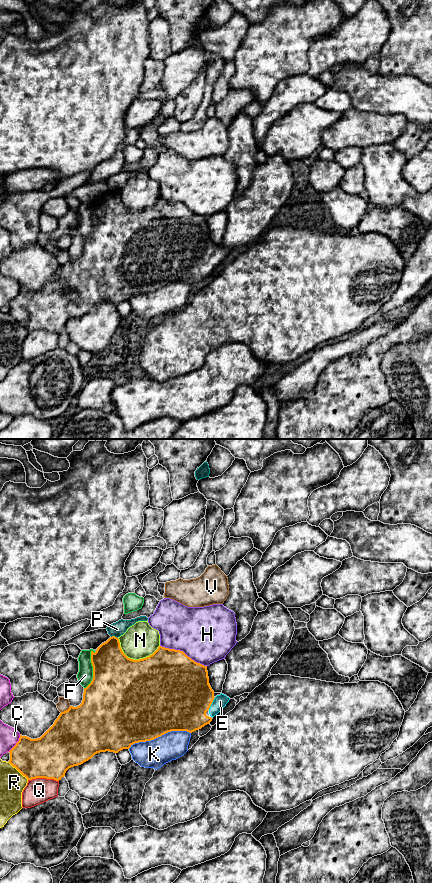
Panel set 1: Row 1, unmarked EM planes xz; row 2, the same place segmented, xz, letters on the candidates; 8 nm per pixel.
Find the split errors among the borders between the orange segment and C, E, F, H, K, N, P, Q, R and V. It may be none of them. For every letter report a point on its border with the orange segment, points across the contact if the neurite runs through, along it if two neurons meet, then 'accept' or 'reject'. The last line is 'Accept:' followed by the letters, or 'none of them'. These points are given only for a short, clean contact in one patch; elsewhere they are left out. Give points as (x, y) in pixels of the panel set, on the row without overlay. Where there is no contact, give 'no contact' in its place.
C: meets orange in xz at (16, 295); reject
E: meets orange in xz at (211, 255); accept
F: meets orange in xz at (93, 221); reject
H: meets orange in xz at (182, 203); reject
K: meets orange in xz at (159, 288); reject
N: meets orange in xz at (135, 212); reject
P: meets orange in xz at (114, 188); border along xz (111, 188), (117, 190); reject
Q: meets orange in xz at (43, 329); reject
R: meets orange in xz at (18, 322); reject
V: meets orange in xz at (66, 262); reject
Accept: E

